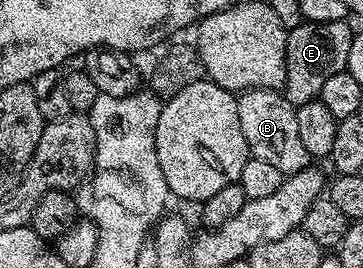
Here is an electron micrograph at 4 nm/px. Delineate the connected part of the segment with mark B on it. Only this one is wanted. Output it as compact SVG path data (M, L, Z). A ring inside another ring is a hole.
M245 90L238 95L237 116L241 119L241 132L245 132L245 144L250 157L257 160L269 160L285 176L301 172L309 165L309 155L305 152L305 144L301 144L301 136L297 129L296 107L279 90Z

